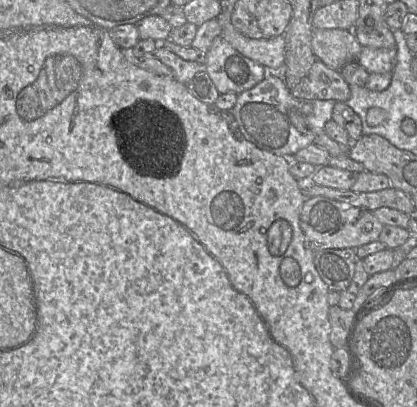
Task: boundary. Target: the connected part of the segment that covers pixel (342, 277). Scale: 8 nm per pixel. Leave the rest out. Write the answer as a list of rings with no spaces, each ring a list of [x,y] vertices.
[[[353,248],[313,249],[314,264],[329,290],[342,292],[349,287],[358,260]]]

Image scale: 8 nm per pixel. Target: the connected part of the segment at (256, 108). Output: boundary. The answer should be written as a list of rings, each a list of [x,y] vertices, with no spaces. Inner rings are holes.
[[[264,67],[265,78],[253,88],[237,95],[237,101],[231,110],[244,138],[261,150],[283,157],[294,157],[301,149],[312,144],[315,136],[324,132],[326,122],[332,119],[335,100],[303,101],[294,98],[284,81],[273,70]],[[302,102],[311,102],[312,112],[305,117],[307,133],[301,133],[290,121],[290,112],[298,110]]]

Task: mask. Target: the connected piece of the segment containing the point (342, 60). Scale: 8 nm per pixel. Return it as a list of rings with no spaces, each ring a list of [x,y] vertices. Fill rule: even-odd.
[[[343,29],[313,30],[311,47],[318,60],[337,71],[347,63],[356,61],[362,49],[353,31]]]

